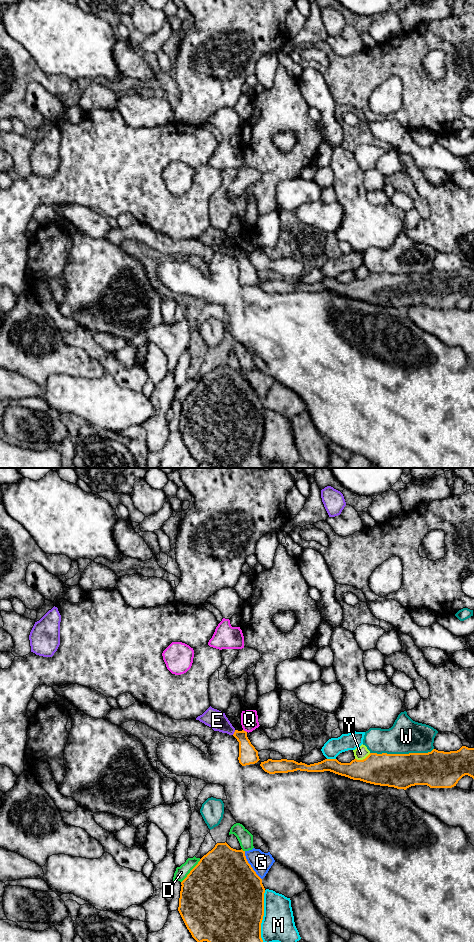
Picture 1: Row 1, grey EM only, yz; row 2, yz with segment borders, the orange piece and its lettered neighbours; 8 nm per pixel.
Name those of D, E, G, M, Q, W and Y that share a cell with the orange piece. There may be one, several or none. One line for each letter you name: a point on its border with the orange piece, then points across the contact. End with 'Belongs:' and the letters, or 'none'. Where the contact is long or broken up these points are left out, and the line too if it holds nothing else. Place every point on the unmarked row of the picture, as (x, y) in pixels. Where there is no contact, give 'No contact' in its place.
Belongs: none

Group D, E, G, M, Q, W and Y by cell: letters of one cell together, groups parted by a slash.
D / E / G / M / Q / W / Y

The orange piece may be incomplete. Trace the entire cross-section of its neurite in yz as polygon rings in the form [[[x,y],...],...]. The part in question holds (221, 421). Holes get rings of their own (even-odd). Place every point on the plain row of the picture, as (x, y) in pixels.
[[[226,362],[217,363],[200,379],[181,405],[178,431],[198,463],[207,461],[216,468],[283,468],[278,462],[266,464],[261,458],[265,408],[262,399],[248,383],[242,369],[233,369]]]

